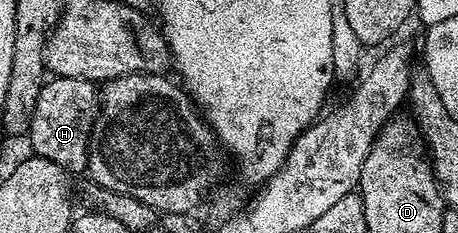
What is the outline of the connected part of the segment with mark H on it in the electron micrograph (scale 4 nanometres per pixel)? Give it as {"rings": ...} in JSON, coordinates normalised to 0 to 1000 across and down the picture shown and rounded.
{"rings":[[[118,326],[94,356],[87,421],[79,421],[79,472],[70,489],[61,605],[72,665],[94,670],[105,695],[142,721],[146,742],[186,742],[192,695],[197,562],[214,502],[218,395],[207,348],[175,335]]]}

